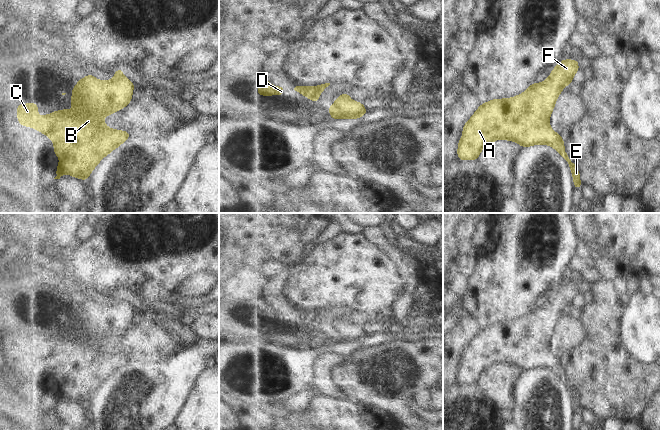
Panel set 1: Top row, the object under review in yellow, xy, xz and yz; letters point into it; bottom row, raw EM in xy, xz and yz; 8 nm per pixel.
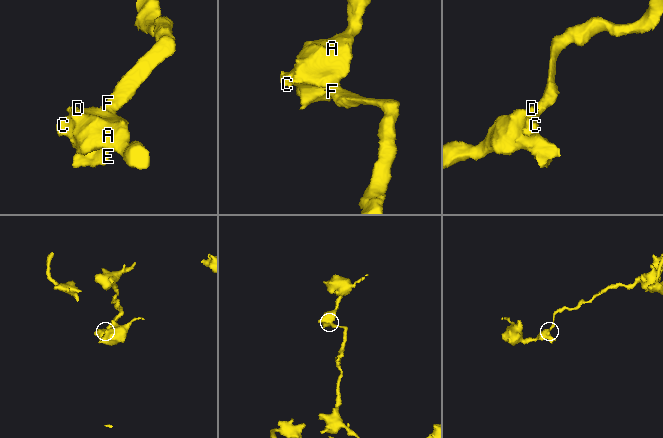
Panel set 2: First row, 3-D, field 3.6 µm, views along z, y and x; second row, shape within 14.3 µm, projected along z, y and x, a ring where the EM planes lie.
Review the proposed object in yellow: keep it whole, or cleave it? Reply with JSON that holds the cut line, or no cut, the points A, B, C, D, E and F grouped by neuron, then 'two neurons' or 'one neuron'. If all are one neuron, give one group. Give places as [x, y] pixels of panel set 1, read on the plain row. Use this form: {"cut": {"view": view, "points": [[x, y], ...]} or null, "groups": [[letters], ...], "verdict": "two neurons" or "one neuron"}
{"cut": null, "groups": [["A", "B", "C", "D", "E", "F"]], "verdict": "one neuron"}

